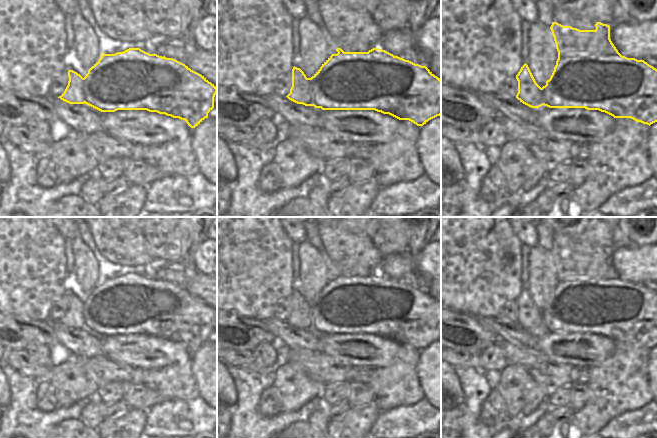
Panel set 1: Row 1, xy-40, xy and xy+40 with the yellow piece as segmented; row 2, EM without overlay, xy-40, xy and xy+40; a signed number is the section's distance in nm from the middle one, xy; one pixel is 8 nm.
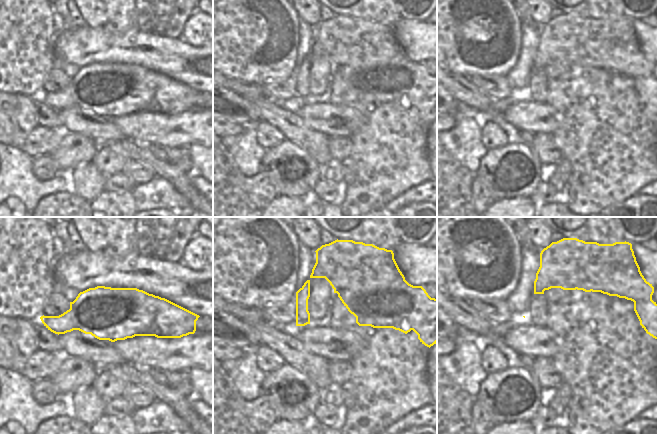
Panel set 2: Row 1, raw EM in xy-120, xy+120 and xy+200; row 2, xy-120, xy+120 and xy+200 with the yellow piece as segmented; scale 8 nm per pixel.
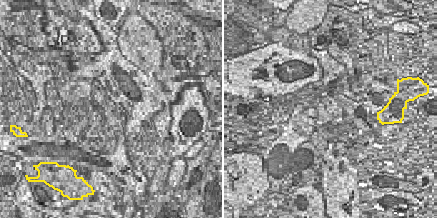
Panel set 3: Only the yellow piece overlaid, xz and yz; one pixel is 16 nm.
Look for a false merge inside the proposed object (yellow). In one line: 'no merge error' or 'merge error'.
merge error

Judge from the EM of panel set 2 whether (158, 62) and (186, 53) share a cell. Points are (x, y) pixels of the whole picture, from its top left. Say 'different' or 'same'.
same

